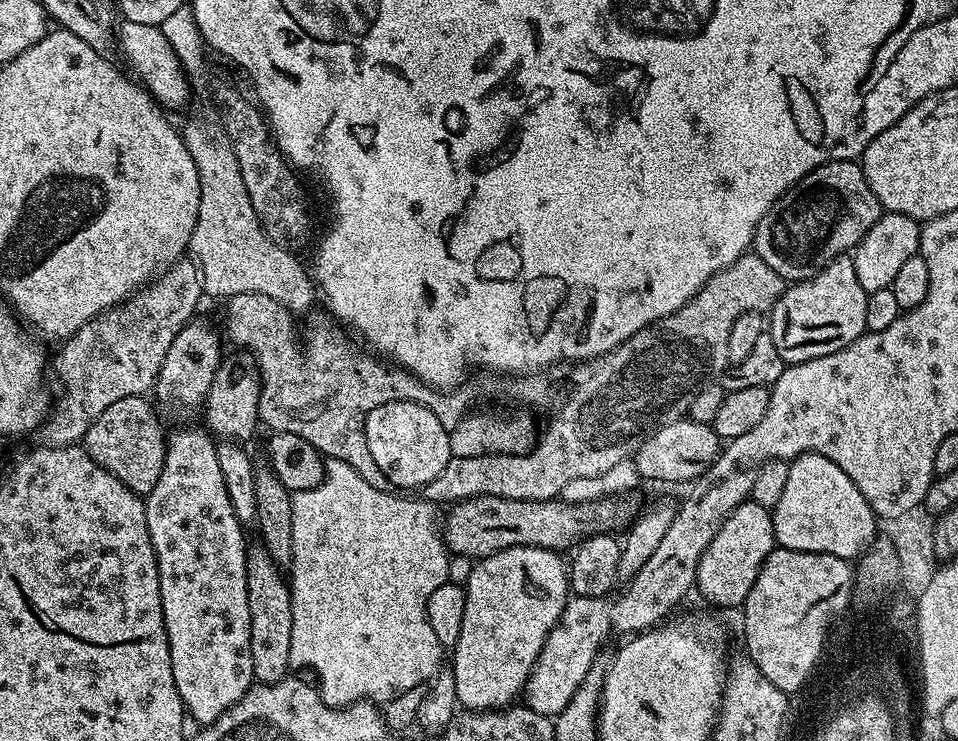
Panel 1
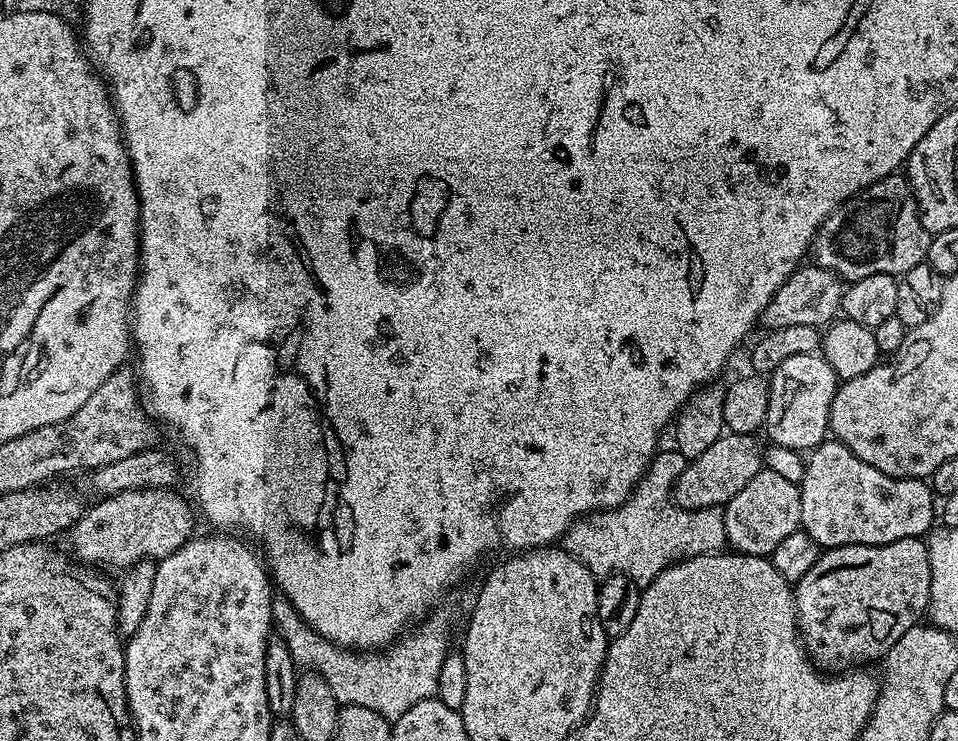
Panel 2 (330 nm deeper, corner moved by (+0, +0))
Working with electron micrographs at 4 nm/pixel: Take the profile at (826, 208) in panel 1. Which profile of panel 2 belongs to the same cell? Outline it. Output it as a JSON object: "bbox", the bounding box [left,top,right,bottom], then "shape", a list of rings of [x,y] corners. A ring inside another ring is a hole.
{"bbox":[811,174,932,282],"shape":[[[893,174],[863,188],[845,204],[840,204],[816,229],[811,259],[819,268],[830,270],[848,282],[874,274],[897,278],[928,259],[932,236],[922,226],[916,195],[903,175]]]}

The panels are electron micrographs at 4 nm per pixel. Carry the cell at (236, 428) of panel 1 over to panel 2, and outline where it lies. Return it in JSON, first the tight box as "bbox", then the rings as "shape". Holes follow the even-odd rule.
{"bbox":[70,486,198,570],"shape":[[[168,486],[134,488],[116,496],[97,499],[97,504],[85,510],[72,525],[70,545],[80,549],[84,556],[111,561],[116,570],[127,570],[139,560],[163,560],[192,539],[196,516],[198,520],[193,501],[187,495],[179,496],[172,490]]]}

